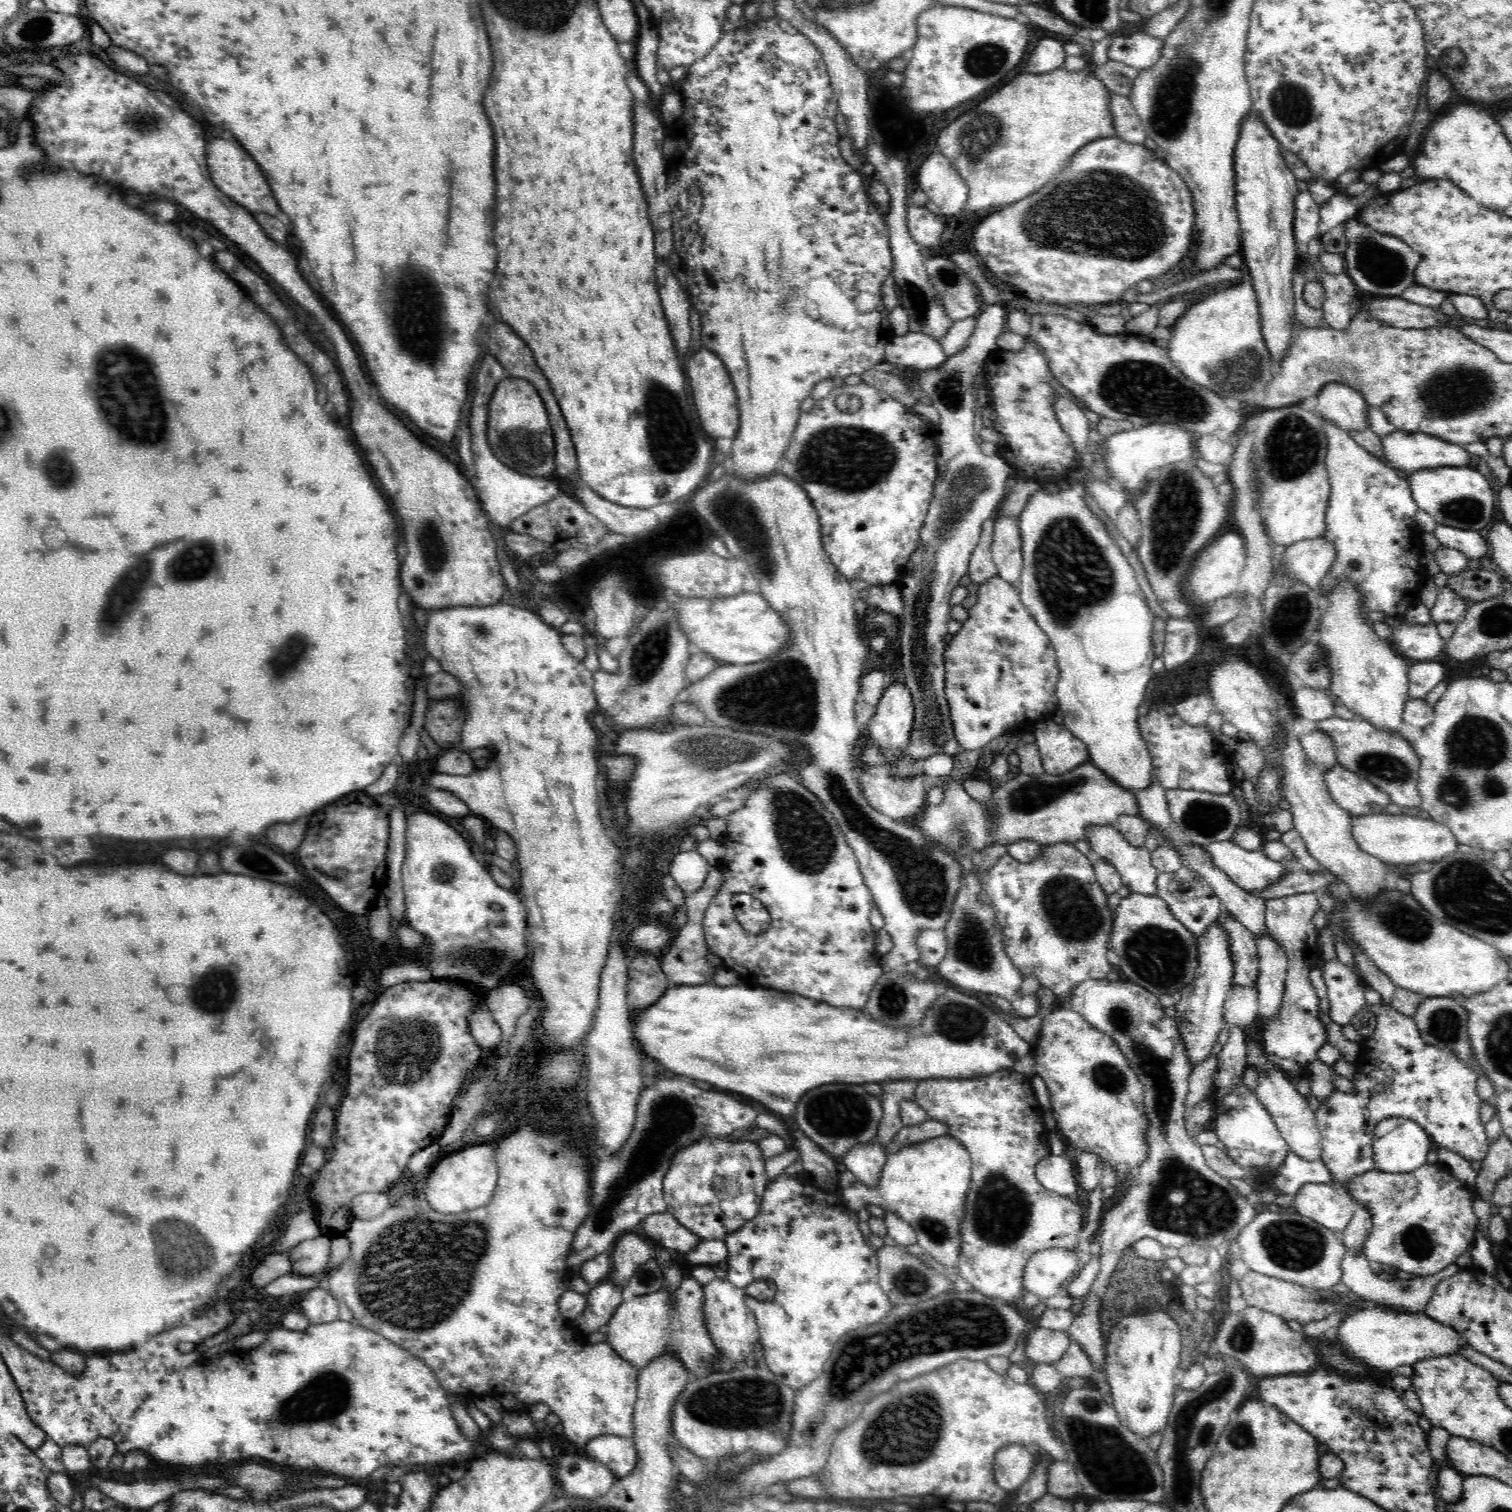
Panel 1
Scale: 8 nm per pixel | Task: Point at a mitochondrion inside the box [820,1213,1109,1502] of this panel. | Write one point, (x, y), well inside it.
(902, 1432)

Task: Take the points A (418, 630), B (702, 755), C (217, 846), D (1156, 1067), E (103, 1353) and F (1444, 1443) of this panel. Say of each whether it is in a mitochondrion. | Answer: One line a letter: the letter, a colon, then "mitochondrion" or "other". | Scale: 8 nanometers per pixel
A: other
B: mitochondrion
C: other
D: mitochondrion
E: other
F: other

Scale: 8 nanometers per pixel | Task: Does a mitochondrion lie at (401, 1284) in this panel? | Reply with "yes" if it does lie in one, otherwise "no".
yes

